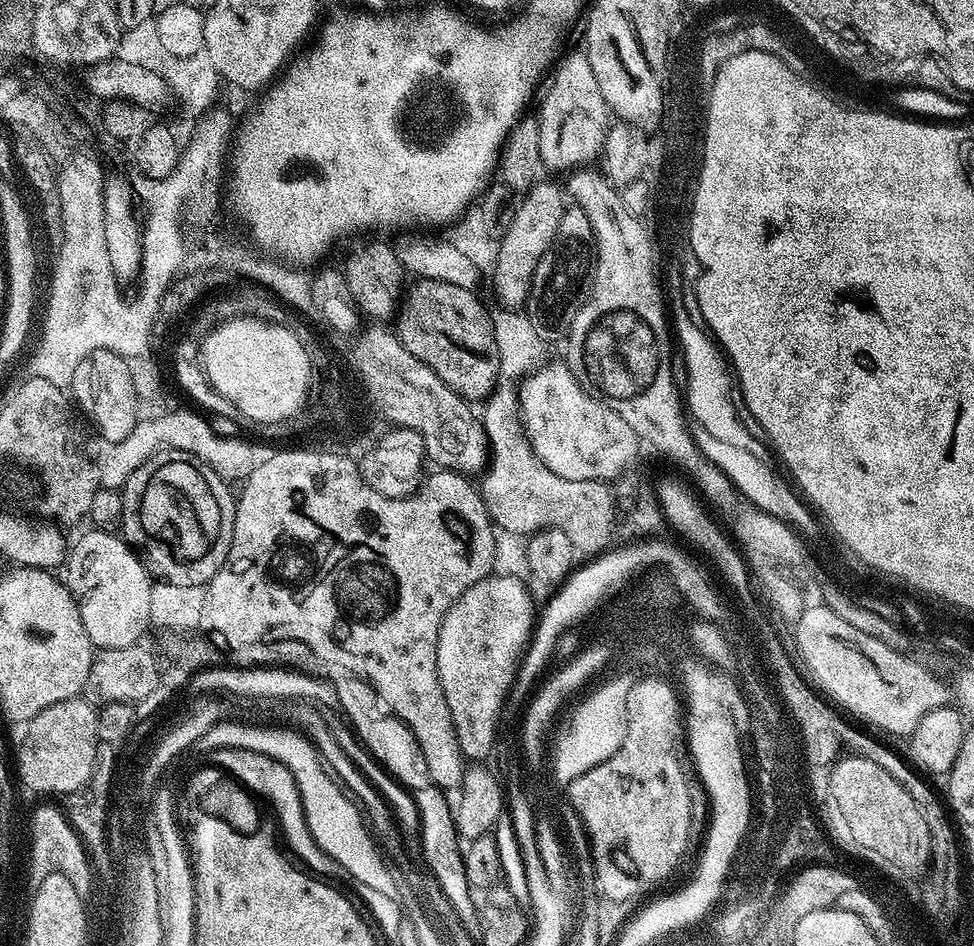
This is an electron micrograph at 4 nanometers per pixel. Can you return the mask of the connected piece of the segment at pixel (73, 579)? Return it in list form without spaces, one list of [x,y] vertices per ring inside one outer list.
[[[88,530],[77,544],[71,545],[66,557],[66,583],[71,590],[86,626],[89,639],[101,644],[126,644],[140,632],[150,609],[153,581],[150,573],[119,535]]]

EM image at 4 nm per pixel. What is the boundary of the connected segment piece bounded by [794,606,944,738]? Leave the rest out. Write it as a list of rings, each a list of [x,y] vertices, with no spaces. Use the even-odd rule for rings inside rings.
[[[818,606],[808,608],[796,620],[796,638],[794,648],[803,648],[805,660],[808,660],[811,683],[833,705],[839,706],[849,717],[857,716],[892,736],[911,737],[912,731],[922,722],[922,718],[931,708],[941,707],[944,696],[942,689],[932,686],[926,669],[910,656],[890,650],[877,639],[868,634],[862,634],[855,626],[835,614],[834,610]]]

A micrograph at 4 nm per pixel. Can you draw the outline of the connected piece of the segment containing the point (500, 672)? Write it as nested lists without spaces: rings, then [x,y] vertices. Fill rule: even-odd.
[[[490,574],[464,591],[444,613],[436,643],[438,678],[446,694],[446,706],[450,706],[458,746],[469,761],[484,762],[488,755],[493,755],[498,740],[492,735],[496,704],[500,704],[500,696],[504,696],[504,688],[508,688],[508,680],[512,680],[512,668],[516,668],[516,655],[520,653],[520,644],[524,644],[524,632],[528,632],[528,625],[534,622],[532,600],[533,593],[518,577]]]

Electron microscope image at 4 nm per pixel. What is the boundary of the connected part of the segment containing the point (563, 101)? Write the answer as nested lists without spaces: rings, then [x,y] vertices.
[[[576,50],[562,60],[551,73],[552,85],[540,104],[538,119],[542,162],[549,173],[567,173],[591,165],[588,163],[605,151],[604,141],[610,127],[610,113],[602,98],[602,90],[598,90],[594,70],[590,70],[588,55],[582,50]]]

